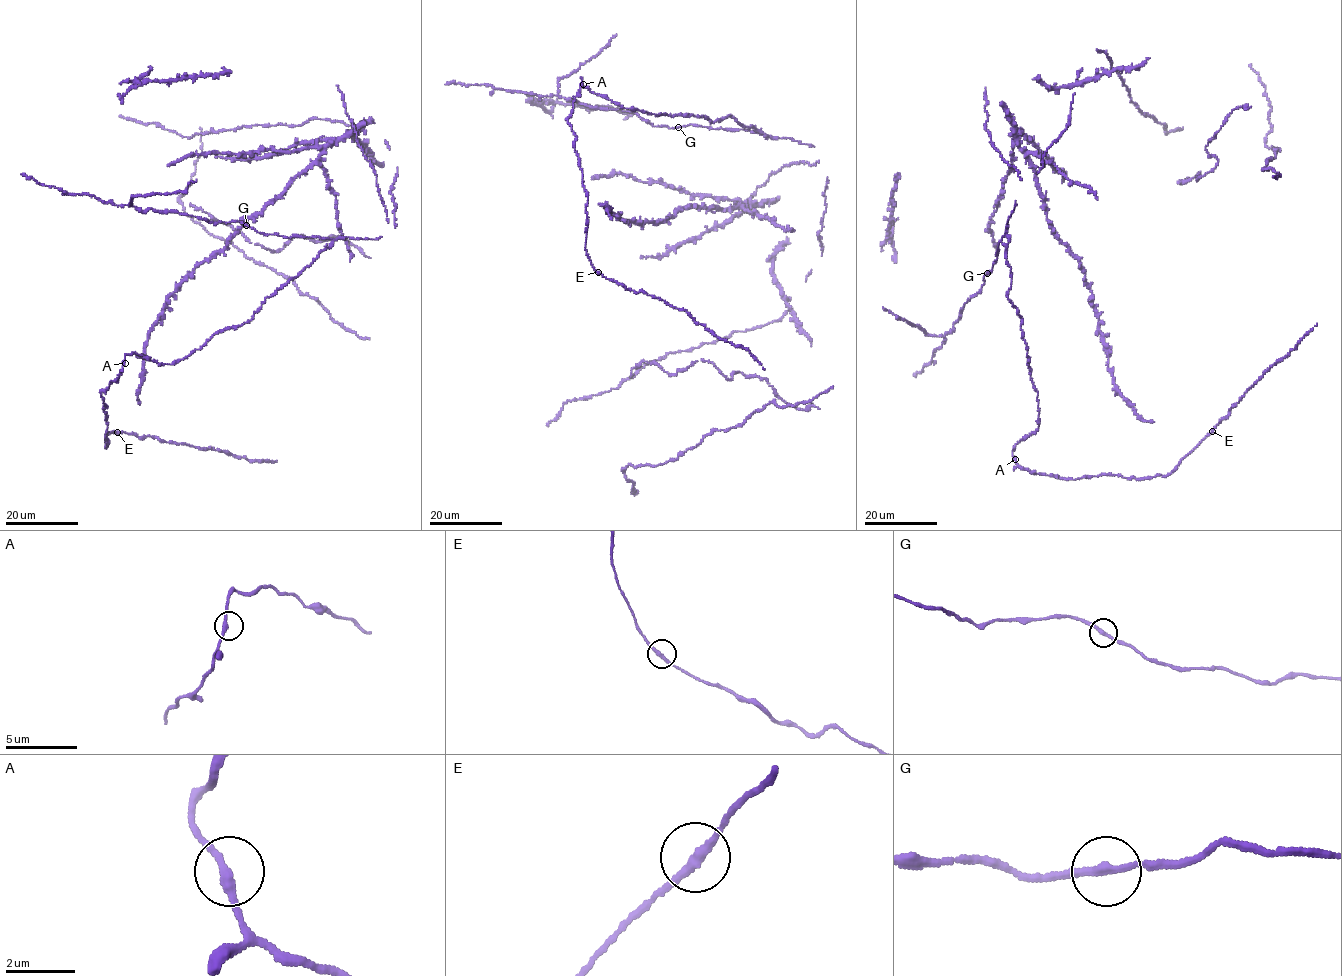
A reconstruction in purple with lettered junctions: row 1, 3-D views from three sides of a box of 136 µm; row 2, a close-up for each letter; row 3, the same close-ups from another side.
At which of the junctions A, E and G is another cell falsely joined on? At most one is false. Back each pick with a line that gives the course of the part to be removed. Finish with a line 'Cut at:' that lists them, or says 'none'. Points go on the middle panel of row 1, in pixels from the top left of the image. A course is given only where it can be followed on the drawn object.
Cut at: none

